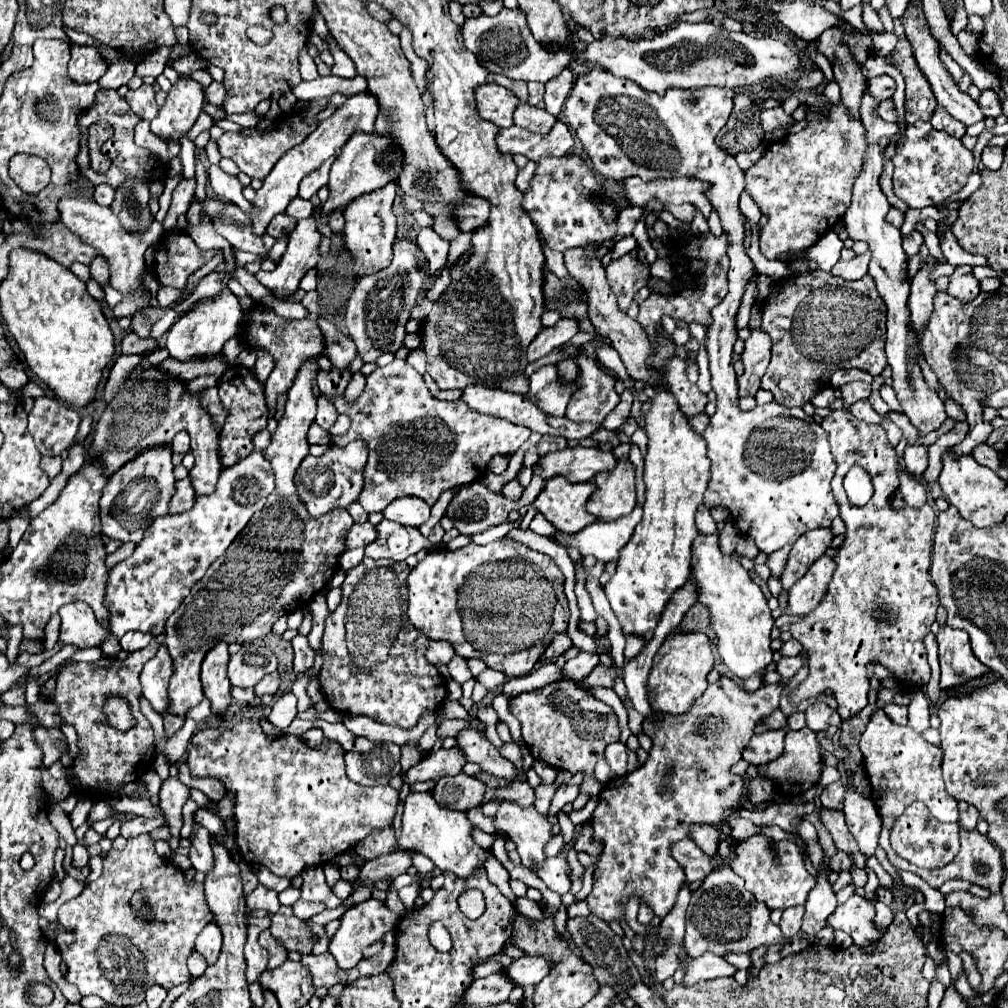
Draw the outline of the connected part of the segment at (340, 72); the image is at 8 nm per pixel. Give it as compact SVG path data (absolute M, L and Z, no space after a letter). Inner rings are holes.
M331 36L327 38L327 44L329 44L331 56L333 56L335 62L337 62L337 76L341 76L341 78L353 78L357 72L355 72L353 62L349 60L349 56L335 44L335 40L333 40Z

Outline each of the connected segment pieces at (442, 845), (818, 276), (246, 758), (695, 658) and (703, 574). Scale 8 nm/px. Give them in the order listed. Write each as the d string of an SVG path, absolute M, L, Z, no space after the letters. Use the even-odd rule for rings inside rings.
M417 792L409 794L405 800L401 836L397 838L396 845L417 849L429 856L441 872L455 872L455 876L471 876L471 872L475 872L475 868L483 866L485 862L485 850L473 842L471 828L473 826L463 812L439 808L431 792Z
M815 270L809 274L797 274L775 282L769 298L763 302L761 328L767 330L767 334L773 340L773 356L765 376L761 378L761 388L773 392L775 402L787 408L793 408L809 402L815 392L827 386L823 378L833 374L839 368L859 368L869 372L871 376L879 376L887 368L887 358L883 350L885 348L883 344L885 312L887 310L875 288L875 280L871 280L869 274L863 276L861 280L849 282L849 280L831 276L829 272Z
M241 718L233 728L207 728L191 738L187 764L191 776L211 776L237 794L235 802L235 836L247 864L261 864L275 876L293 878L305 868L321 866L331 858L355 848L375 828L385 828L395 818L399 792L391 786L365 788L351 782L345 774L345 750L337 740L323 740L319 748L307 746L301 738L283 734L267 740L257 718Z
M701 632L695 634L673 634L667 636L667 644L659 648L653 660L651 674L647 678L647 702L655 712L683 714L693 702L707 690L707 674L713 668L713 650L709 638Z
M699 534L693 542L691 548L691 578L695 582L695 588L699 588L697 594L697 604L703 604L709 610L711 616L711 628L717 636L717 652L721 656L721 660L725 662L725 666L729 670L735 672L735 676L739 678L749 678L755 672L757 674L765 674L765 666L771 664L771 628L773 628L773 618L771 618L771 610L767 606L767 600L761 592L761 588L751 580L749 572L733 558L733 556L725 556L719 550L719 536L717 534Z

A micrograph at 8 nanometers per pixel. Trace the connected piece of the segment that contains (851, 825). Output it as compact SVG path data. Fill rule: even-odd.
M849 778L849 786L845 790L845 818L847 828L855 836L861 852L865 856L873 856L881 832L881 816L869 798L863 798L853 786Z

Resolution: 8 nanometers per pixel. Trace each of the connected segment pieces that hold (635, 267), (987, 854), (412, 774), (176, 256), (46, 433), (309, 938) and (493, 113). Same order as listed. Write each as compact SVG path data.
M637 247L625 254L623 258L612 260L605 268L607 282L611 290L617 296L619 308L627 310L635 292L643 286L647 286L651 274L649 274L649 262L645 258L645 252Z
M961 828L959 838L961 838L961 850L959 850L959 854L947 866L943 866L939 870L929 870L927 878L925 878L927 884L933 886L933 888L939 888L943 882L957 878L957 880L967 880L971 884L983 886L991 894L997 894L999 888L1001 888L1001 882L1003 882L1003 858L1001 858L999 848L995 848L993 842L987 836L979 834L977 830L965 830L965 828Z
M453 746L449 750L439 748L437 752L431 752L427 760L419 762L415 768L403 774L403 780L413 784L413 782L423 782L423 780L439 780L443 776L455 776L463 772L463 766L467 764L467 758L463 756L459 746Z
M171 232L171 240L161 240L155 254L155 274L161 286L183 290L187 278L215 256L215 250L199 250L185 232Z
M37 398L29 412L29 432L43 456L59 456L75 438L79 414L55 398Z
M281 908L273 918L271 918L271 934L285 944L289 952L299 952L299 954L309 954L313 950L313 932L307 926L307 922L299 920L293 916L289 908Z
M489 82L475 94L479 114L483 114L485 120L491 120L499 128L513 126L513 112L519 106L519 98L511 90Z

